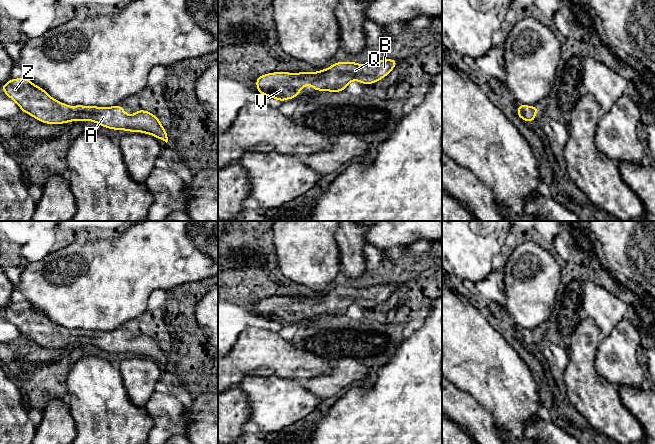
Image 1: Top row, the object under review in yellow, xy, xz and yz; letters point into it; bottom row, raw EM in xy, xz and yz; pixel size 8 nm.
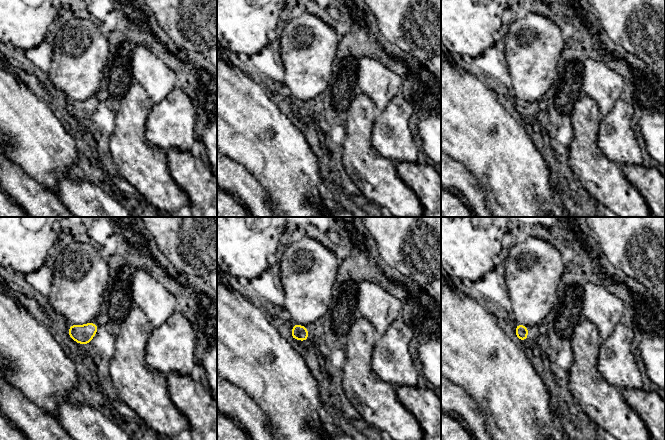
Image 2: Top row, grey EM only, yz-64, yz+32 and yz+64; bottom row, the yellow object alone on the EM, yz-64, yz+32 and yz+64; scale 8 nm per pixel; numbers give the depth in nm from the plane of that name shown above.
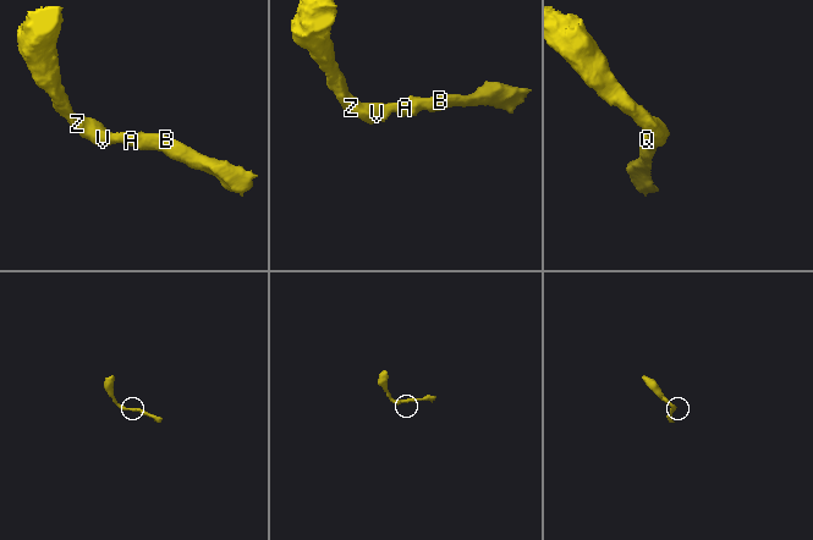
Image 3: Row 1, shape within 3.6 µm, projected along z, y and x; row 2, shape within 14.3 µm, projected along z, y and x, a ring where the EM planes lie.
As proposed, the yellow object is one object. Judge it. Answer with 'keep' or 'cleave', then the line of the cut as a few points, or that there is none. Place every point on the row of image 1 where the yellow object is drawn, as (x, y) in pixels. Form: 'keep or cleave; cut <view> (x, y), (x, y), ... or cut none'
keep; cut none

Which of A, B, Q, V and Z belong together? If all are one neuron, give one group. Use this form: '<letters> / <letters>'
A B Q V Z

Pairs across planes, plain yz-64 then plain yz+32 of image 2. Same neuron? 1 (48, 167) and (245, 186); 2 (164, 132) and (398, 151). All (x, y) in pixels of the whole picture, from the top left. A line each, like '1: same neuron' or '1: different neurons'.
1: different neurons
2: same neuron

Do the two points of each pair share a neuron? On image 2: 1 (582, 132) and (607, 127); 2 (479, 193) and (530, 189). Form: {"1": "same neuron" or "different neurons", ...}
{"1": "different neurons", "2": "different neurons"}

